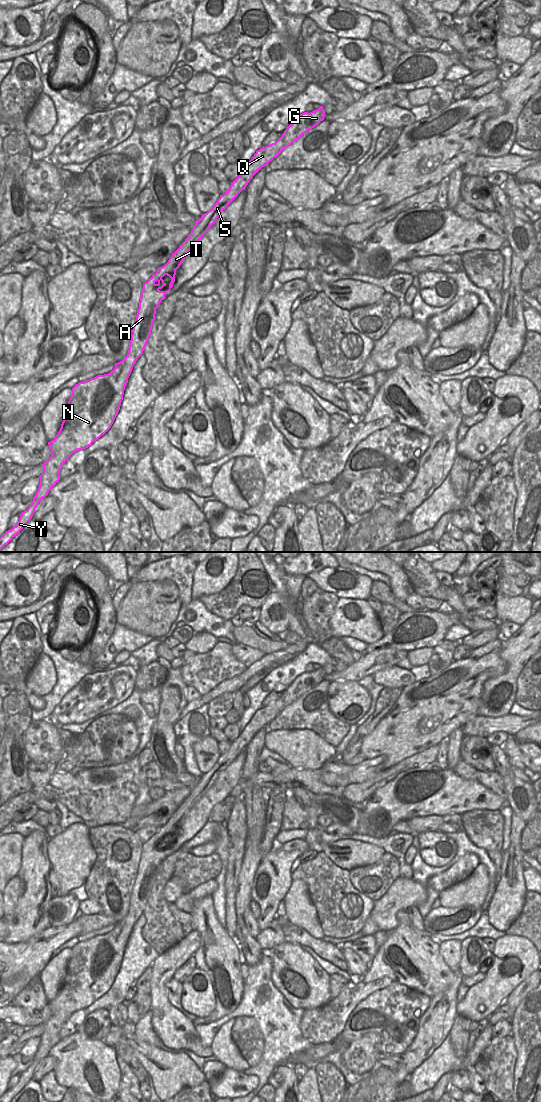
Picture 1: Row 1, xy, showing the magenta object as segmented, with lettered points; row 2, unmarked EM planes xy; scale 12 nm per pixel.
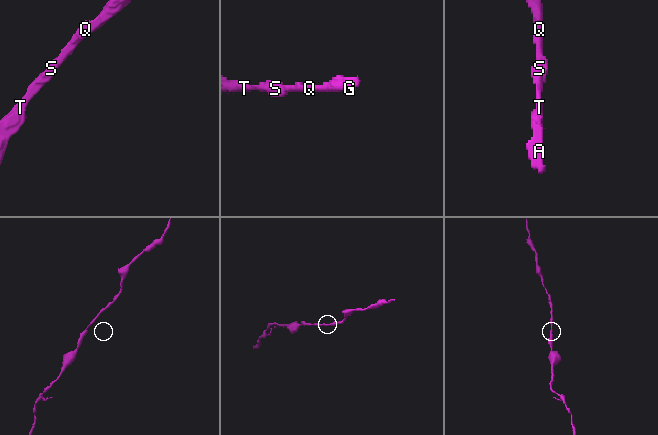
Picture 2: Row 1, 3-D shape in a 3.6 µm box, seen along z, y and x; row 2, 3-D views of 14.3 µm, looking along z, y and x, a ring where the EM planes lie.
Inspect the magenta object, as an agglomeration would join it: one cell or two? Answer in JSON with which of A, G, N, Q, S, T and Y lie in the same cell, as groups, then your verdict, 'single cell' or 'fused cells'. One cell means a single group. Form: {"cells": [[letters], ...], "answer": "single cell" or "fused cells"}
{"cells": [["A", "G", "N", "Q", "S", "T", "Y"]], "answer": "single cell"}

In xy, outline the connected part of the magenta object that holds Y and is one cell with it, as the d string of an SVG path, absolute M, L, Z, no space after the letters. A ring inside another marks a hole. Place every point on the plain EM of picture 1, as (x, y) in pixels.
M323 666L310 673L304 672L295 678L275 703L257 710L244 730L231 742L229 750L220 755L211 770L202 774L191 793L172 814L168 822L160 827L147 842L143 843L127 916L122 921L115 923L115 928L110 933L79 942L72 948L67 973L61 988L56 997L48 1002L52 1015L42 1024L43 1033L39 1036L40 1044L32 1064L20 1074L17 1085L0 1097L0 1102L10 1102L32 1079L39 1062L59 1042L60 1030L67 1019L73 1013L91 1006L111 988L120 970L124 950L133 926L147 905L156 869L173 847L176 830L192 807L216 782L220 773L242 750L245 750L250 740L262 727L267 726L286 707L317 686L325 676ZM165 835L171 838L171 842L169 849L162 851L161 849L166 846L162 839Z

